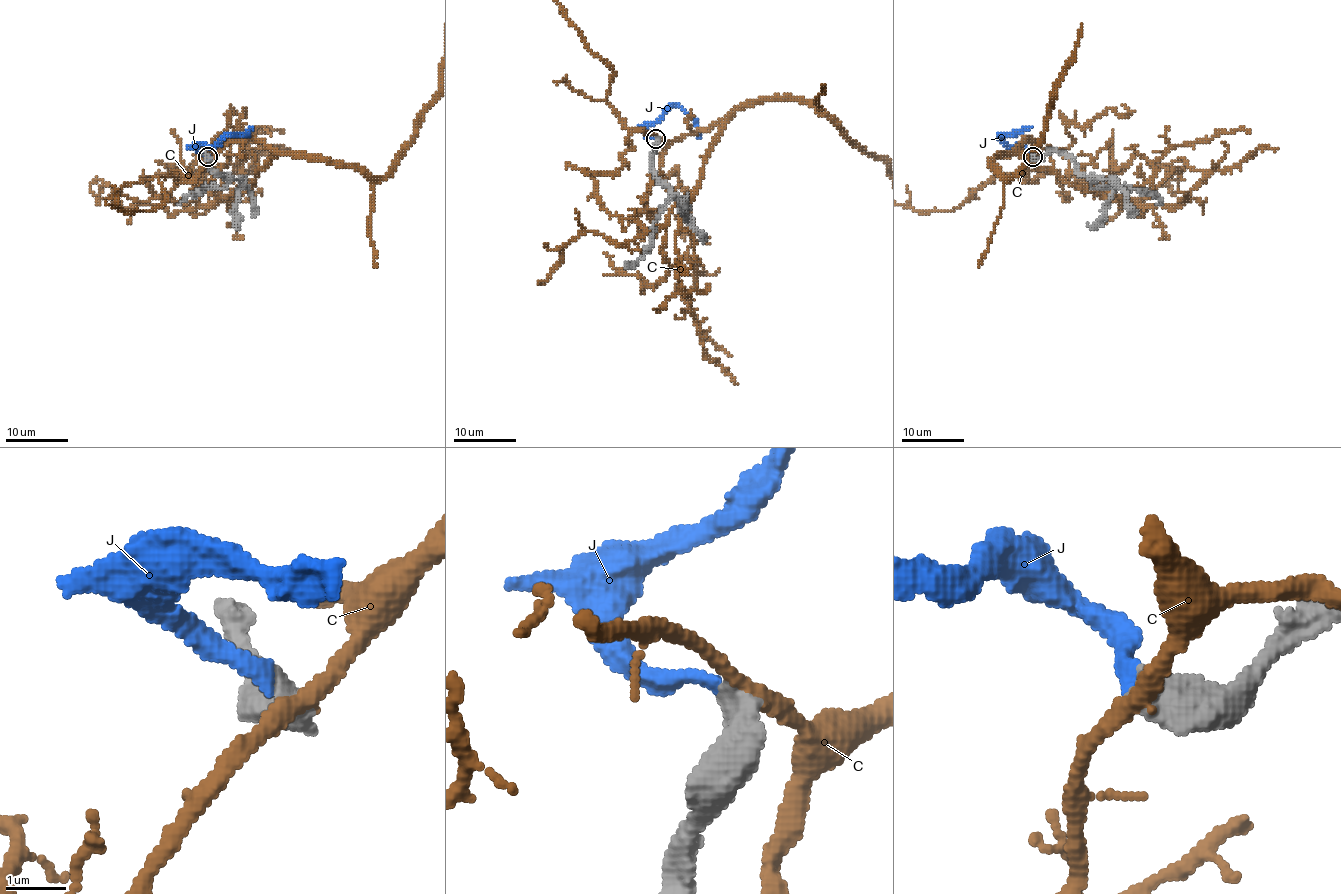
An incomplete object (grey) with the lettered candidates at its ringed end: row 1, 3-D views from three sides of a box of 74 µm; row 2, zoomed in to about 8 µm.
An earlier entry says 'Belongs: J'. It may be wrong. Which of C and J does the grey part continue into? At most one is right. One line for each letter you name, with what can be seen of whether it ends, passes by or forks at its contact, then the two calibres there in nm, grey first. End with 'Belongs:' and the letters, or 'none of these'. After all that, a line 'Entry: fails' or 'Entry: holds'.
J: it ends; calibres 460 and 260 nm
Belongs: J
Entry: holds

